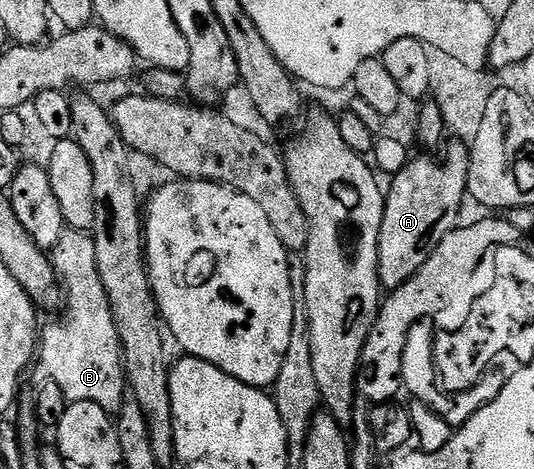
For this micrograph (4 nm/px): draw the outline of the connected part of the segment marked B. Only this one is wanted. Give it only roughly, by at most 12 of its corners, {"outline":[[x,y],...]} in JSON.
{"outline":[[91,231],[50,249],[68,320],[43,325],[38,364],[69,403],[126,399],[120,335]]}

